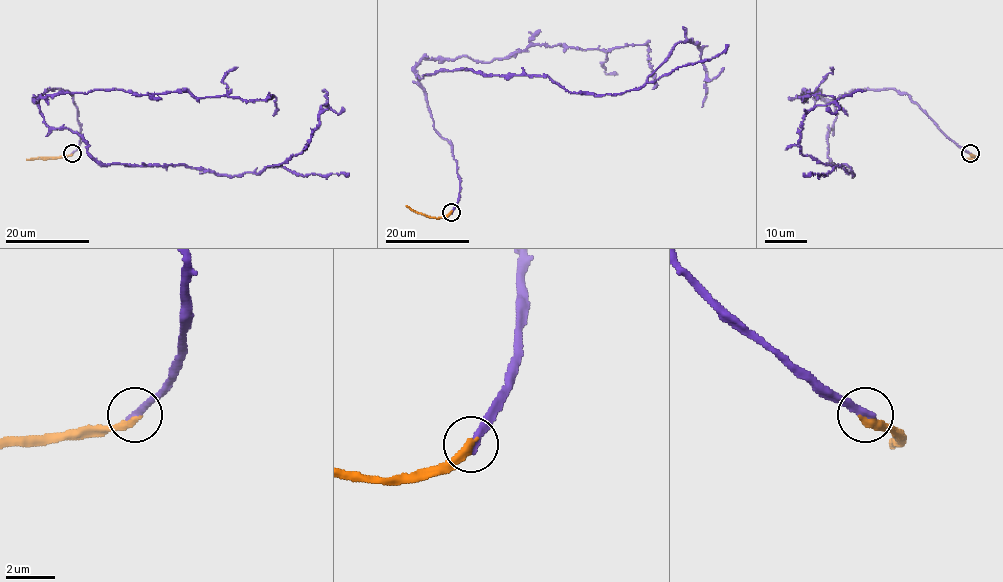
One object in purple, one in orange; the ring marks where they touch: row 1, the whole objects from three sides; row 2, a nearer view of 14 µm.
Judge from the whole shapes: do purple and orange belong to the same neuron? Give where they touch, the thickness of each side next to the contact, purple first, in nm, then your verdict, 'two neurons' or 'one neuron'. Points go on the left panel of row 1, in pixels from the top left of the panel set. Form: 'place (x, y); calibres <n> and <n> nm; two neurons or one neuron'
place (72, 153); calibres 360 and 340 nm; two neurons

